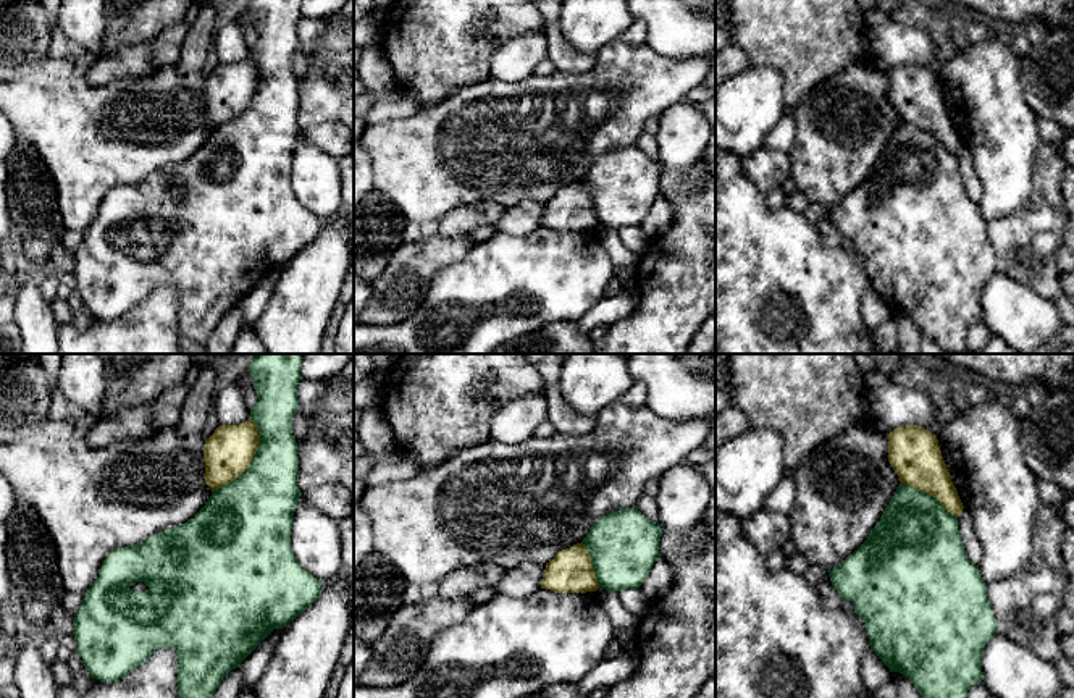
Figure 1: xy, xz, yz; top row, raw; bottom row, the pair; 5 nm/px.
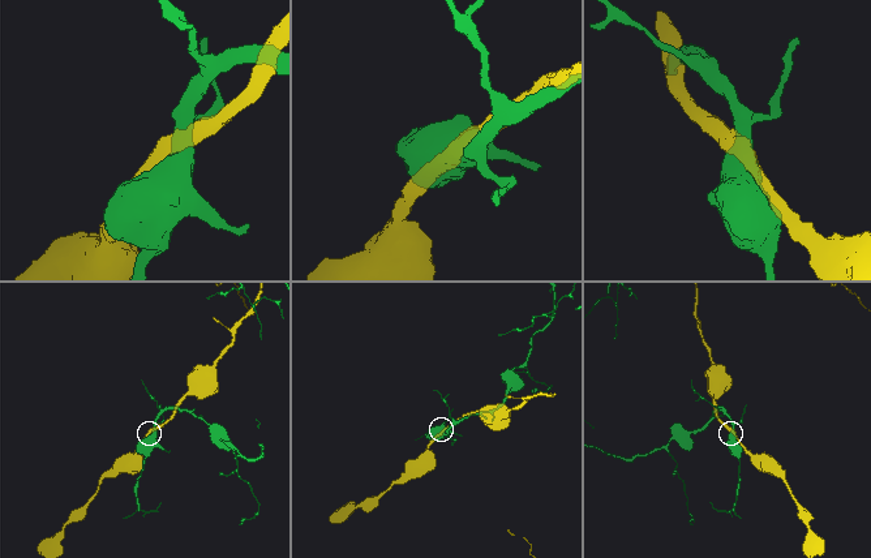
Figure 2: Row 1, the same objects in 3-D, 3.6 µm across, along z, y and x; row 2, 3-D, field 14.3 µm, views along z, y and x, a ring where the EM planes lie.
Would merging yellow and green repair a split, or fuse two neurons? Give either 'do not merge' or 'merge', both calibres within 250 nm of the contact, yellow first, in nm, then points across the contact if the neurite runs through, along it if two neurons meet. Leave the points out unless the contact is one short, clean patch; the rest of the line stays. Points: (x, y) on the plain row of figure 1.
merge | 240/360 nm

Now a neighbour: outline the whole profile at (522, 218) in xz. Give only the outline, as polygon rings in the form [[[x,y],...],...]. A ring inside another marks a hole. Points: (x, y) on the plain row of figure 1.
[[[525,200],[506,208],[504,215],[494,223],[496,233],[525,236],[541,226],[546,202]]]

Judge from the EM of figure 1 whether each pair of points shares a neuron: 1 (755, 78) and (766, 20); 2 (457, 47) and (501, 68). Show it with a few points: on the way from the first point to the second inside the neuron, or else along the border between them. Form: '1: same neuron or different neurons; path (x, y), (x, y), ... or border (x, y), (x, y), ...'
1: different neurons; border (750, 65), (774, 67), (782, 76), (784, 92)
2: different neurons; border (517, 36), (506, 41), (493, 54), (490, 76)

